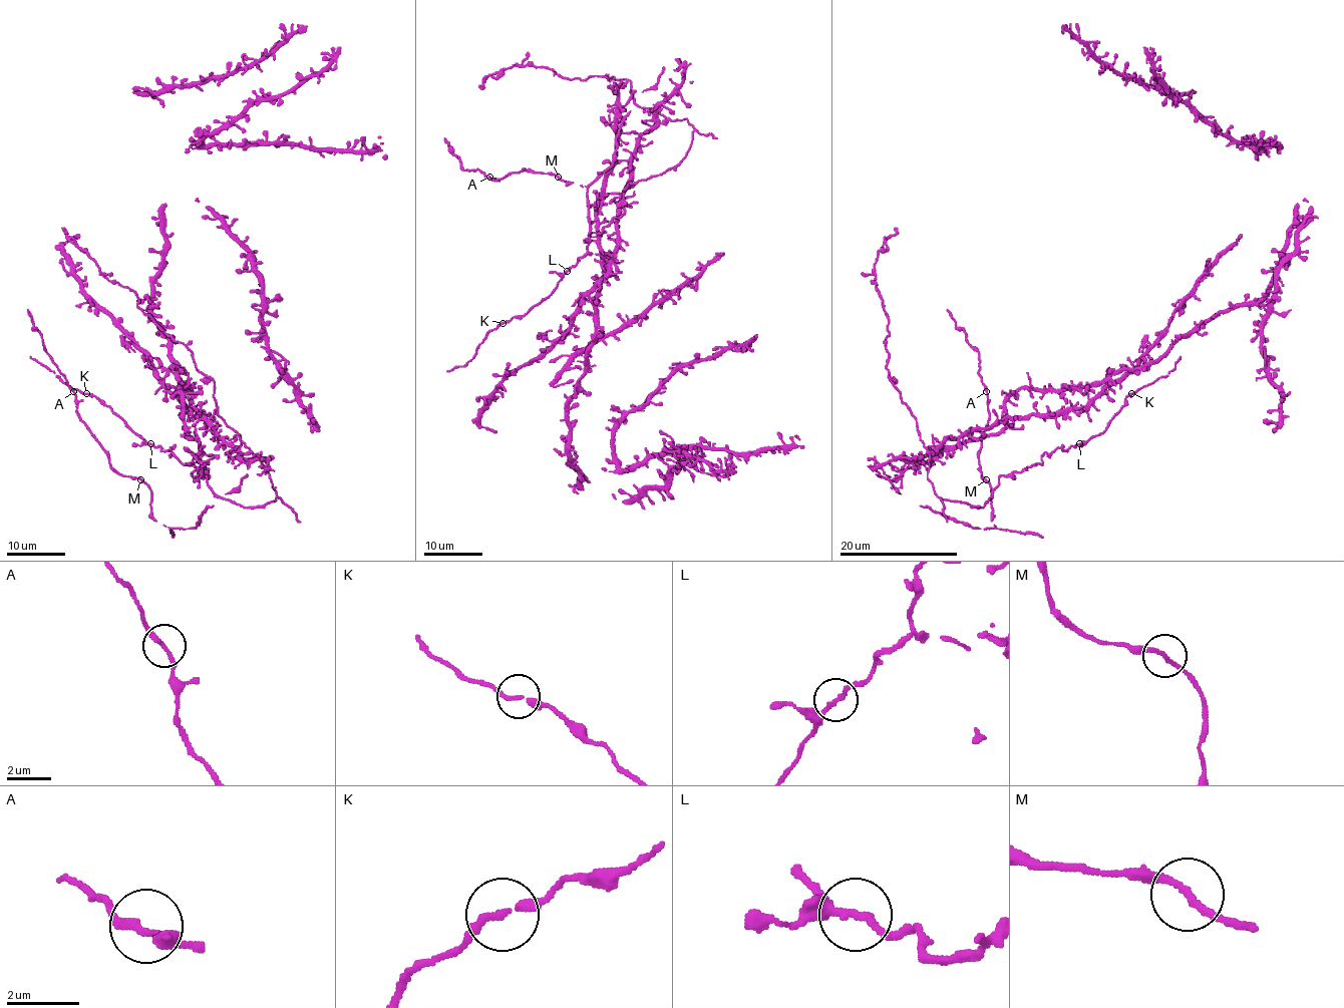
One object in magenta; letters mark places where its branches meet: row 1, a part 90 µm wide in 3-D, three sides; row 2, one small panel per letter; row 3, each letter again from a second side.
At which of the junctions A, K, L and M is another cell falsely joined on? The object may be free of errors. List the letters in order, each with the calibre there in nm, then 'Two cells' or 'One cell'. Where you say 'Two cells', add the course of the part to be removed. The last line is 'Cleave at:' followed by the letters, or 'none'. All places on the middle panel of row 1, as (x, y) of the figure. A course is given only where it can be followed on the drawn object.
A: Thickness 200 nm. One cell
K: Thickness 200 nm. One cell
L: Thickness 190 nm. One cell
M: Thickness 190 nm. One cell
Cleave at: none

